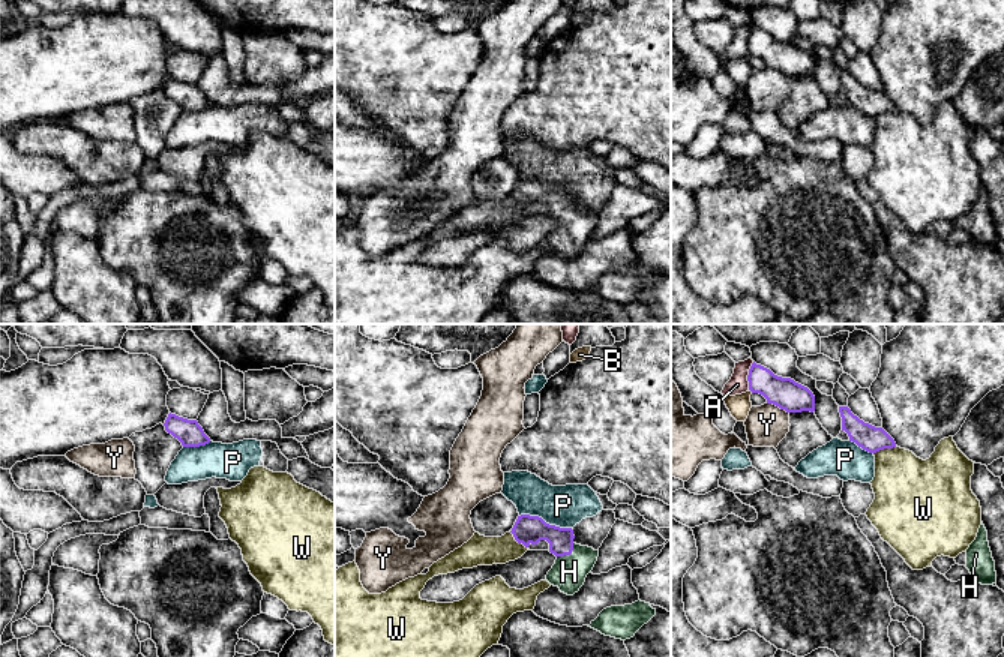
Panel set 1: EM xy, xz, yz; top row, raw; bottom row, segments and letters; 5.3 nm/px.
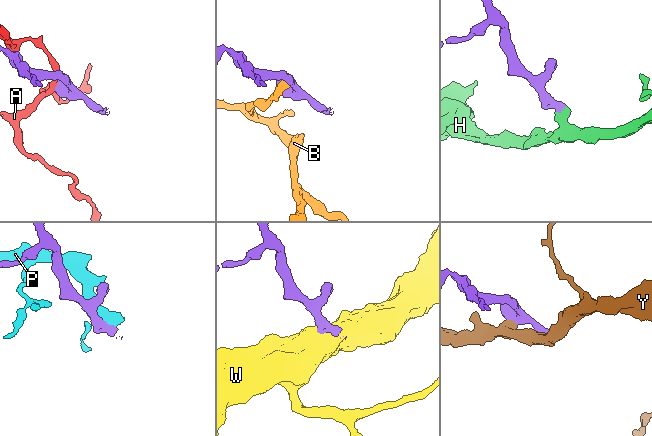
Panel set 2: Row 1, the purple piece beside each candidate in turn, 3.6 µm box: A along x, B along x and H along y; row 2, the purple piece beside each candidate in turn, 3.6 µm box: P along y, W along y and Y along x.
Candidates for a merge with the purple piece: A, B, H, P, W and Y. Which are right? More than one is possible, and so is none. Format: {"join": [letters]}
{"join": ["H"]}

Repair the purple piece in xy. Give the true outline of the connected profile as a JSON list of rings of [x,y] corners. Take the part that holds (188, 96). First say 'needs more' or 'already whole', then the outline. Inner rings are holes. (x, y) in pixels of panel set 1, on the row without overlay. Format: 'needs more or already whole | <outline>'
already whole | [[[170,76],[164,90],[183,111],[200,111],[210,106],[197,84],[188,84]]]

